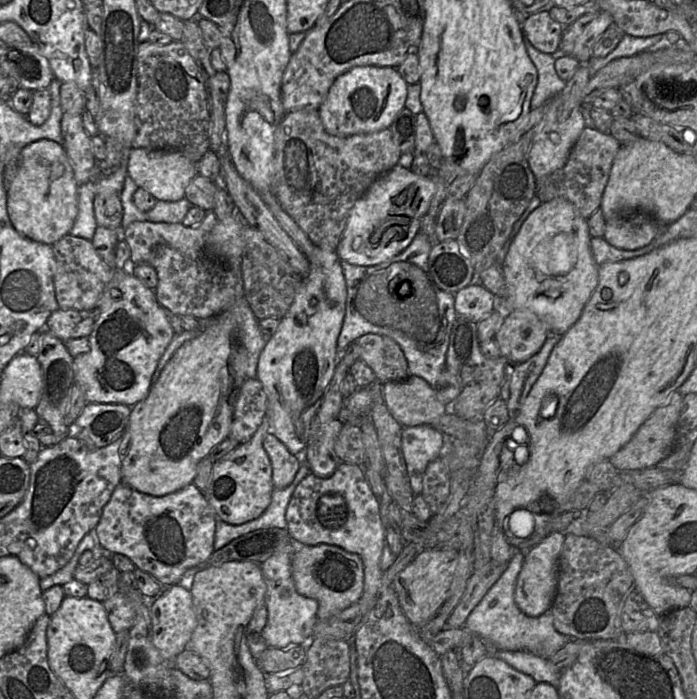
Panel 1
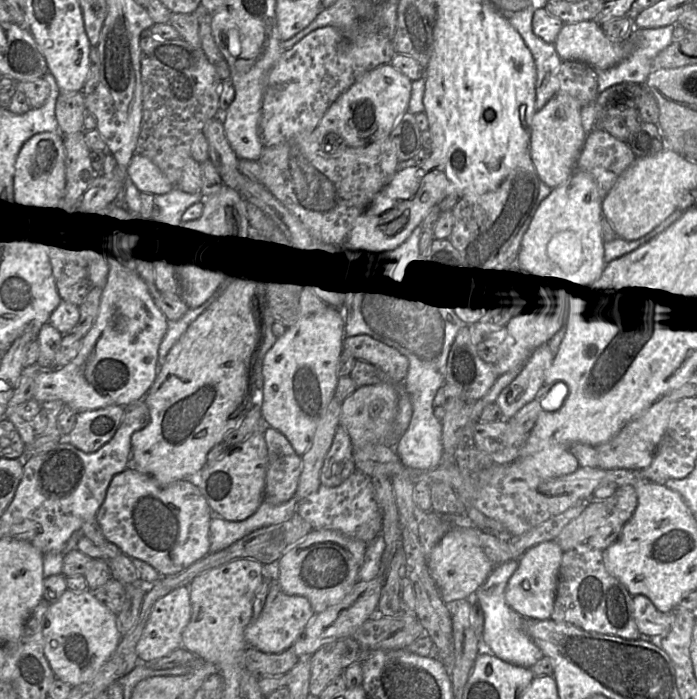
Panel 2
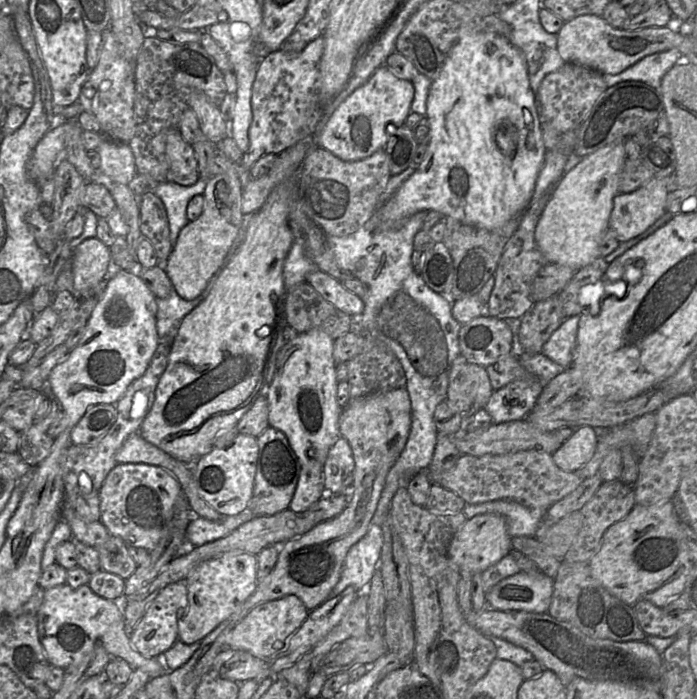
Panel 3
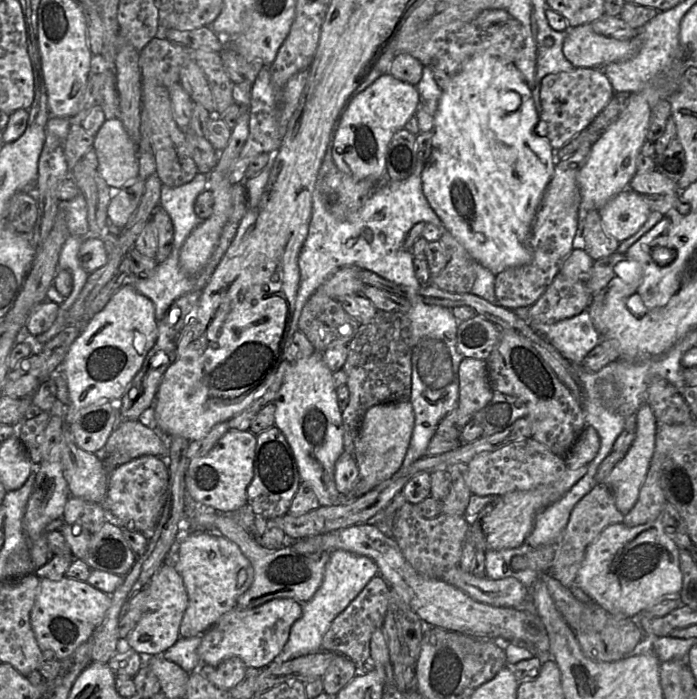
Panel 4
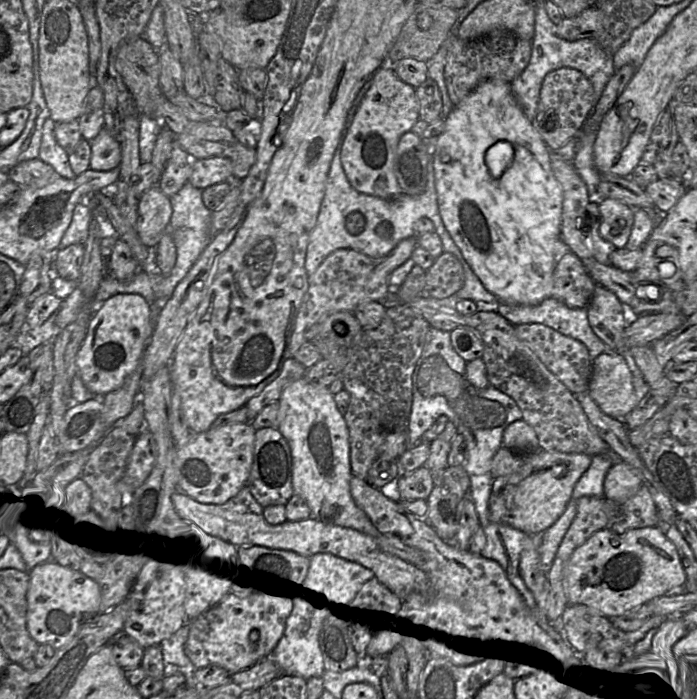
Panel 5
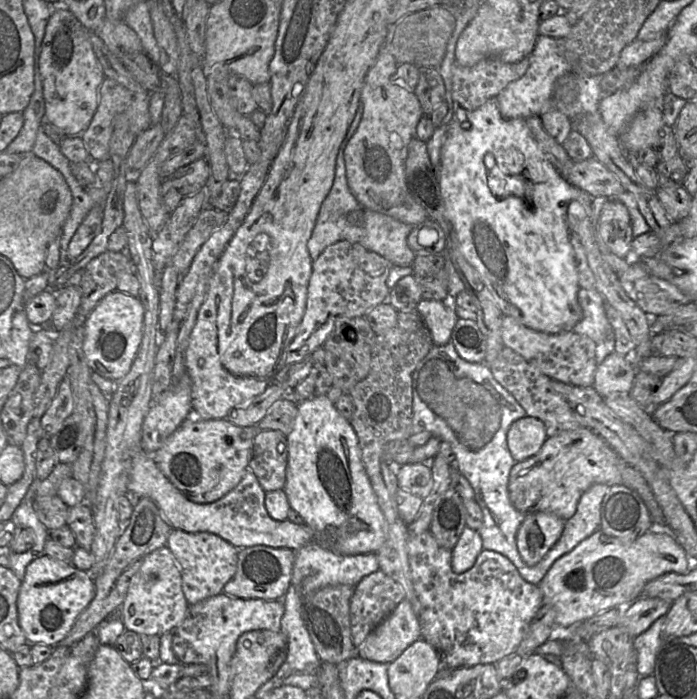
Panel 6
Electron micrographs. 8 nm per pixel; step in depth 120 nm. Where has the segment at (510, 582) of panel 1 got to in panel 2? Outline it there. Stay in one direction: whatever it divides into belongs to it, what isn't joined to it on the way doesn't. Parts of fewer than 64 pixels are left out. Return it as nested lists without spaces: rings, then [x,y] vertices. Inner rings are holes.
[[[518,561],[501,563],[493,569],[485,582],[474,594],[484,614],[482,643],[489,653],[498,658],[523,667],[531,667],[544,657],[526,631],[527,618],[514,611],[505,600],[505,589],[511,576],[518,568]]]

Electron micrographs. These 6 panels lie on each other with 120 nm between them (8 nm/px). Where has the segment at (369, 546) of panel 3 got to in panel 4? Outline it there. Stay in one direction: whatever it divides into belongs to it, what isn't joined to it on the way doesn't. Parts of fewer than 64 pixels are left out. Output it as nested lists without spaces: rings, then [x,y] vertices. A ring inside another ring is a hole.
[[[341,549],[331,551],[319,589],[311,600],[302,603],[302,615],[292,625],[288,641],[274,661],[287,661],[320,651],[323,636],[329,630],[332,621],[347,608],[376,575],[379,575],[379,568],[369,557]]]

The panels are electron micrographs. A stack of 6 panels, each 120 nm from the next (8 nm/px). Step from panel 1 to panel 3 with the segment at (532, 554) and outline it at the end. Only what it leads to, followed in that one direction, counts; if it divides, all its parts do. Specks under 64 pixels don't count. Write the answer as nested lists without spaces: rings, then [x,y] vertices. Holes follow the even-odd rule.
[[[542,571],[509,576],[485,593],[486,607],[498,611],[548,613],[554,579]]]

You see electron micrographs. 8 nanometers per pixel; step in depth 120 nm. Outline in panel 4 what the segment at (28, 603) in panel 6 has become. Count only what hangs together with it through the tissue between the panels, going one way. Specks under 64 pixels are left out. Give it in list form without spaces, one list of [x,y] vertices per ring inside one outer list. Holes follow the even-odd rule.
[[[63,577],[60,580],[40,579],[30,622],[42,651],[52,650],[56,659],[64,660],[81,644],[91,639],[103,622],[112,603],[111,595],[93,587],[87,581]]]

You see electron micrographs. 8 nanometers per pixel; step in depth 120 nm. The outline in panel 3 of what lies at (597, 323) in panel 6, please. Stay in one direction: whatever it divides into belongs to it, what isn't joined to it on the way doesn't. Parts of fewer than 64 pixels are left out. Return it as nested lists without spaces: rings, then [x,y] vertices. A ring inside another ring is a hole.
[[[580,315],[567,318],[543,345],[542,353],[560,364],[565,369],[570,368],[576,346]]]

